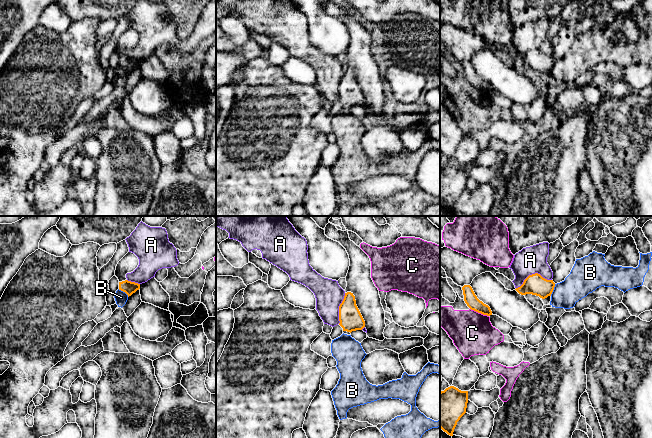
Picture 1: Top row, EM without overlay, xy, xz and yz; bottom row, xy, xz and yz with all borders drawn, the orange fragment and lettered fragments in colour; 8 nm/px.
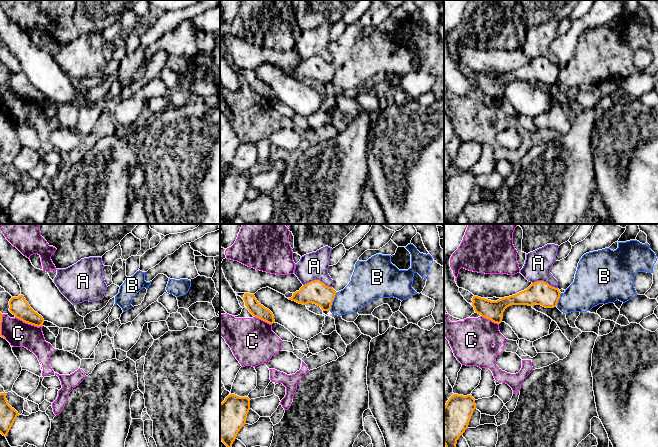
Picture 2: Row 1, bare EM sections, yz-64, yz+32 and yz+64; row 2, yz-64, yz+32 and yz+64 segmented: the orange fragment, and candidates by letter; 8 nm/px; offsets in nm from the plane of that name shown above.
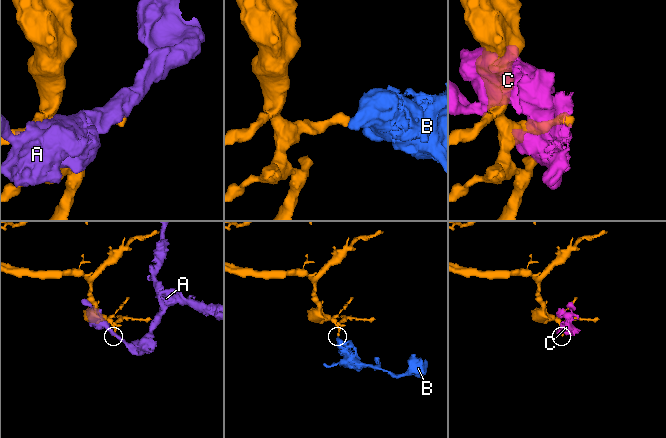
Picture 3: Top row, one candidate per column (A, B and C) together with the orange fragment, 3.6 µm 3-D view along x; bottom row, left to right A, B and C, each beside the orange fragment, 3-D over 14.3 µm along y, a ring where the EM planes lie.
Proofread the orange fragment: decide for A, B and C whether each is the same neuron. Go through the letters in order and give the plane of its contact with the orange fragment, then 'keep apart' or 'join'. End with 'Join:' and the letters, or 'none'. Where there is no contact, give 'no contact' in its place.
A: yz | keep apart
B: yz | keep apart
C: yz | keep apart
Join: none

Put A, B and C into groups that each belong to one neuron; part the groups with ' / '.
A / B / C

